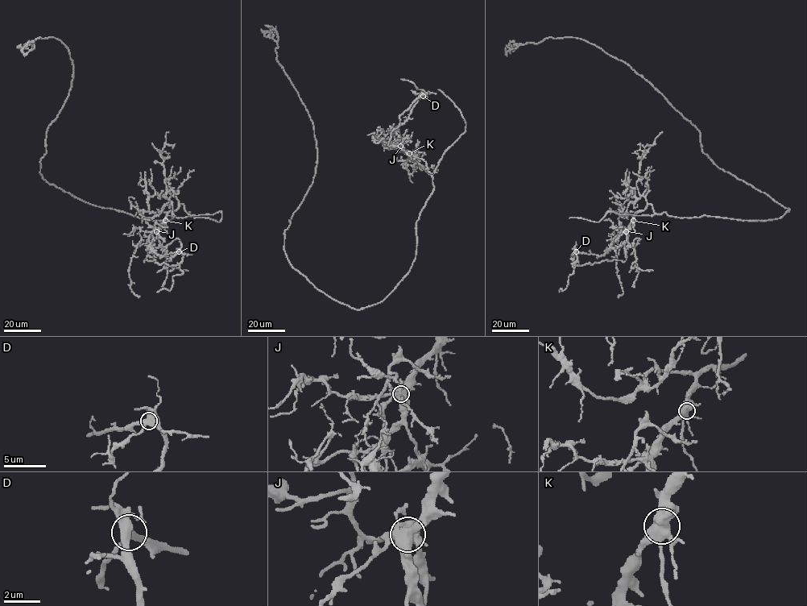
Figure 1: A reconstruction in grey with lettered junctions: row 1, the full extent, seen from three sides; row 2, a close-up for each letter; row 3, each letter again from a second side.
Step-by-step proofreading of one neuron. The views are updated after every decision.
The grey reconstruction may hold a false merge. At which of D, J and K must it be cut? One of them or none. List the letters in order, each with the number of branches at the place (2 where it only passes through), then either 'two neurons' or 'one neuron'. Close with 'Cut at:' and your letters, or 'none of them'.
D: 5 | one neuron
J: 5 | two neurons
K: 5 | one neuron
Cut at: J

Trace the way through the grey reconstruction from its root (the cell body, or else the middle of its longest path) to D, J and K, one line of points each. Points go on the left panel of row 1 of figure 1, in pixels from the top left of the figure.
D: (91, 204), (155, 221), (189, 216), (183, 204), (167, 213), (157, 236), (146, 244), (163, 255), (179, 251)
J: (91, 204), (155, 221), (169, 220), (171, 215), (184, 217), (190, 213), (180, 204), (167, 213), (156, 231)
K: (91, 204), (155, 221), (169, 220), (171, 215), (184, 217), (190, 213), (180, 204), (167, 213), (165, 220)

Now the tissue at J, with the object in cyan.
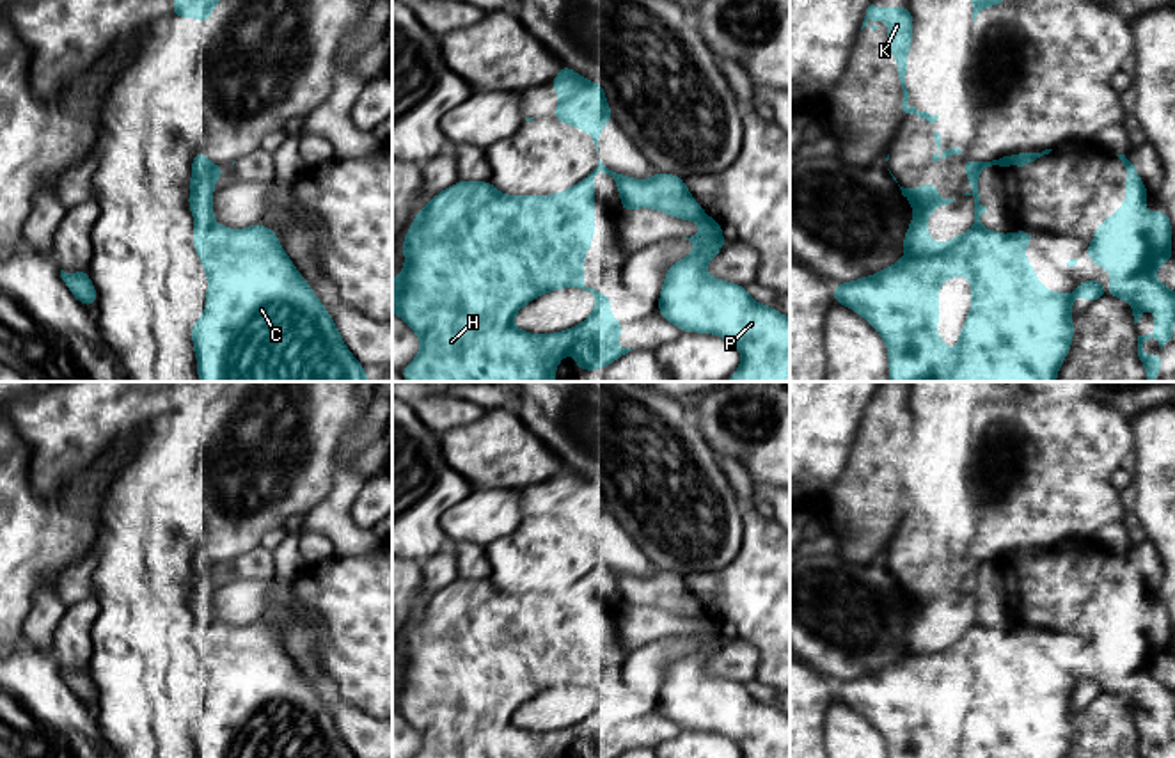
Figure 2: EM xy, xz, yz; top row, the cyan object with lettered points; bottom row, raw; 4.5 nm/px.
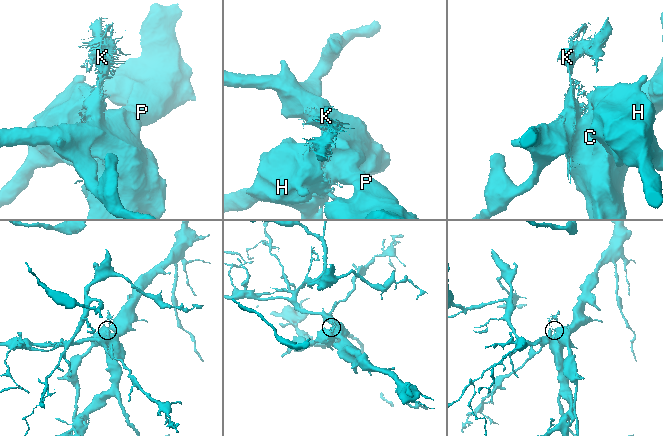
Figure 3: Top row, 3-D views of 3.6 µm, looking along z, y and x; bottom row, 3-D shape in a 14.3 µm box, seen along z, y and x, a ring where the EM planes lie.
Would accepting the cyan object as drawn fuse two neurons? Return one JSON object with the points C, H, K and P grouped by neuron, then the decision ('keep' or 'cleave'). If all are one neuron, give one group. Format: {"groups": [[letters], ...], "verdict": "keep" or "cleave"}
{"groups": [["C", "K", "P"], ["H"]], "verdict": "cleave"}

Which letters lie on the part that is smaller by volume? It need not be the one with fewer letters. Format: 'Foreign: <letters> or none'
Foreign: H

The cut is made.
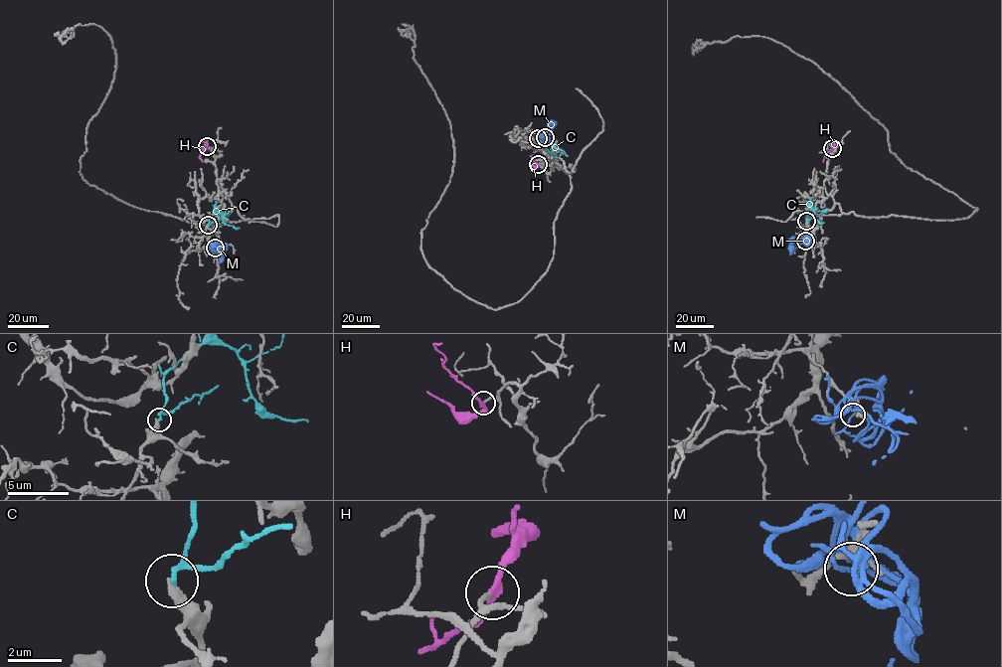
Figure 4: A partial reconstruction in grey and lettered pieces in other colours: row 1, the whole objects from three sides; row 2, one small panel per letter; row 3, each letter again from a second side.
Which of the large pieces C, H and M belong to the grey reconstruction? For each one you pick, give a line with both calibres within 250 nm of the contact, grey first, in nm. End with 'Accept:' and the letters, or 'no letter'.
H: calibres 170 and 240 nm
Accept: H

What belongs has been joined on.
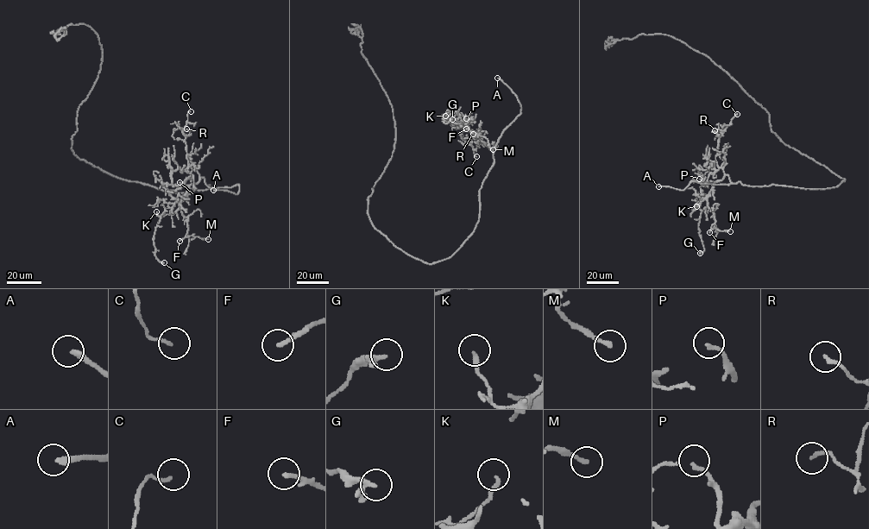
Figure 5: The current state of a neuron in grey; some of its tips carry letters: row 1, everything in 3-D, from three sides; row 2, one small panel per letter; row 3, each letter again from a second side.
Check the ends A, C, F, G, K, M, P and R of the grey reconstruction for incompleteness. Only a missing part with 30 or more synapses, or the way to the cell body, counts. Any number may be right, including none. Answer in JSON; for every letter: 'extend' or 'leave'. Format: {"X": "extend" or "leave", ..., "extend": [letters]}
{"A": "extend", "C": "leave", "F": "extend", "G": "leave", "K": "leave", "M": "leave", "P": "leave", "R": "leave", "extend": ["A", "F"]}

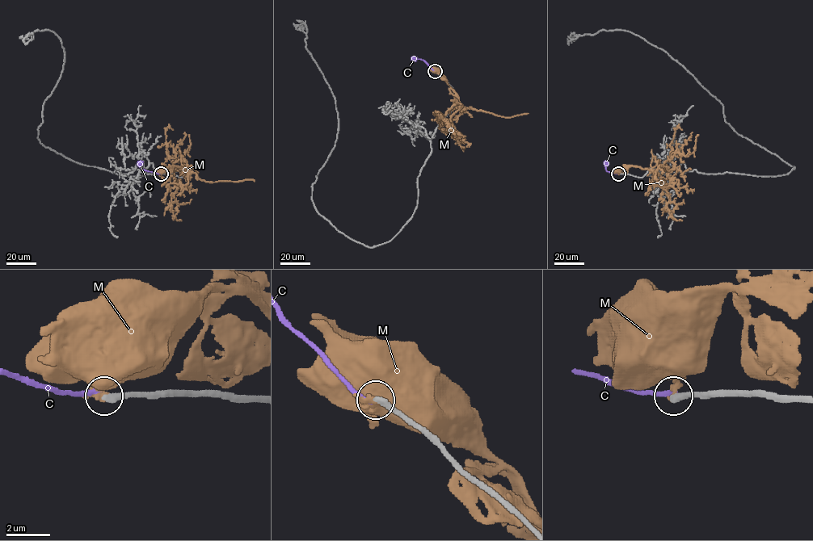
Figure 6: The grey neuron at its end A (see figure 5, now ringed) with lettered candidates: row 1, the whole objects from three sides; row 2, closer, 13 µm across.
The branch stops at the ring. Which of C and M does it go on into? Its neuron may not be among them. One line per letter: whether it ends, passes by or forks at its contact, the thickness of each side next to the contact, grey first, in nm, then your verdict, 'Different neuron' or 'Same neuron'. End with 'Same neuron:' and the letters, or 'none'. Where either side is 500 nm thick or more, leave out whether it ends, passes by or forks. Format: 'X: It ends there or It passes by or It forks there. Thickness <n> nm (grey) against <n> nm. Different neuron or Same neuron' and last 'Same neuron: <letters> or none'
C: It ends there. Thickness 280 nm (grey) against 200 nm. Different neuron
M: It passes by. Thickness 320 nm (grey) against 170 nm. Different neuron
Same neuron: none

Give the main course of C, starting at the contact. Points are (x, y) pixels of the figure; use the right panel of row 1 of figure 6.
C: (618, 174), (607, 172), (605, 163)

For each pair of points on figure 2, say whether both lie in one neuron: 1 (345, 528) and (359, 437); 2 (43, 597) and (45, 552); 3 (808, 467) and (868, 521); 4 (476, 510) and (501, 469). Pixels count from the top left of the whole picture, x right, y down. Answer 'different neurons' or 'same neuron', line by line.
1: same neuron
2: different neurons
3: different neurons
4: different neurons

